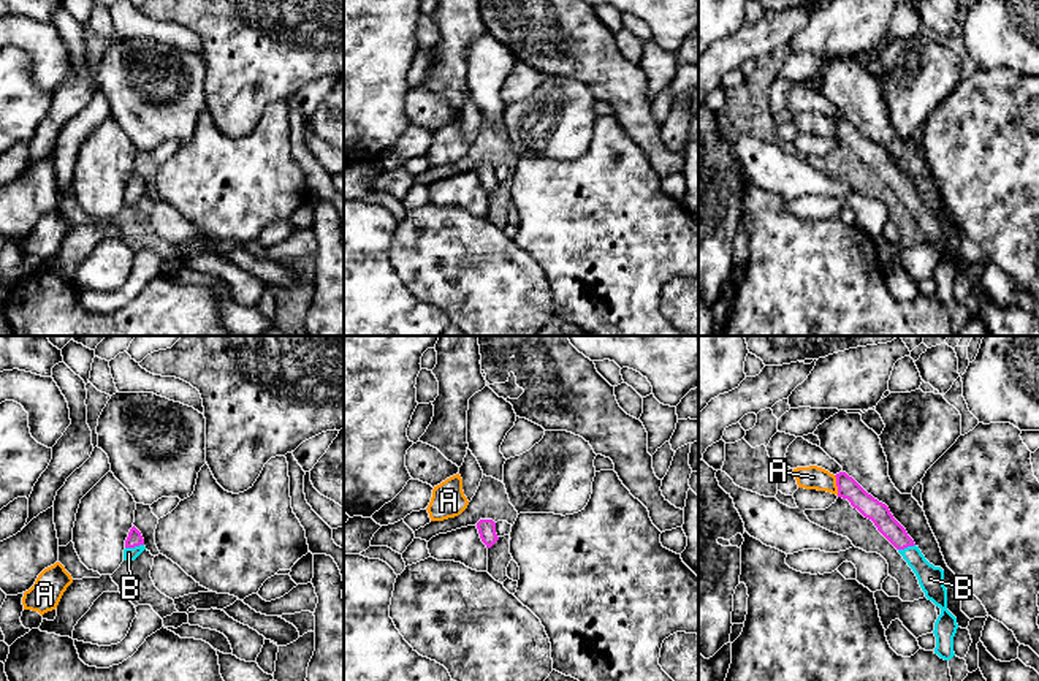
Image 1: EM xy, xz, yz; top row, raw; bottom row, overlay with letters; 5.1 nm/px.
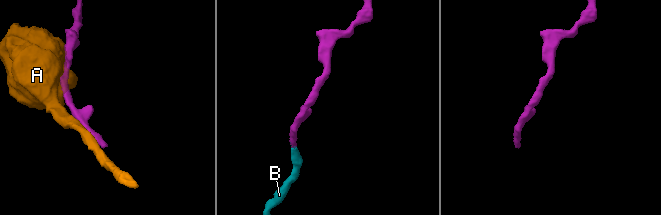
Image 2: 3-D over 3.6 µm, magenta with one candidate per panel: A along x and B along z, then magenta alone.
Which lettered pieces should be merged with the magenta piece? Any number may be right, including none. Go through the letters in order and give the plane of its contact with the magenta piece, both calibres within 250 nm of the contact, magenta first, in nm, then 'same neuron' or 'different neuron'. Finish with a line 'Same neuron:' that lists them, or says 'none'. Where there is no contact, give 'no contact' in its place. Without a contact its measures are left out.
A: yz | 110/120 nm | different neuron
B: xy | 80/60 nm | same neuron
Same neuron: B

